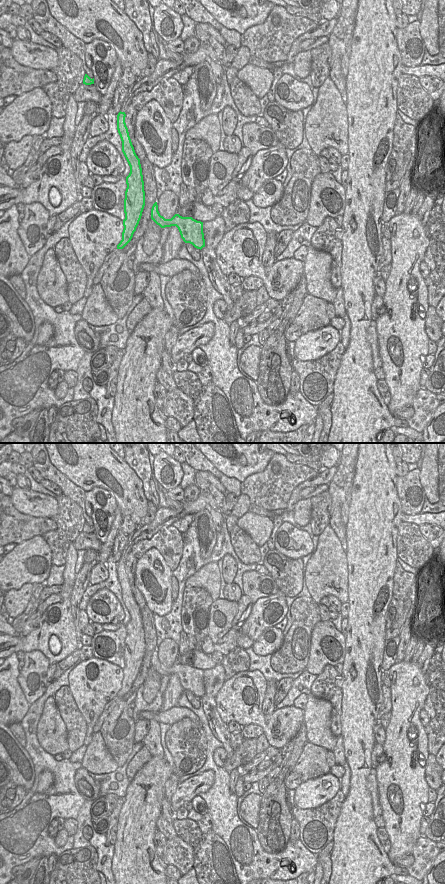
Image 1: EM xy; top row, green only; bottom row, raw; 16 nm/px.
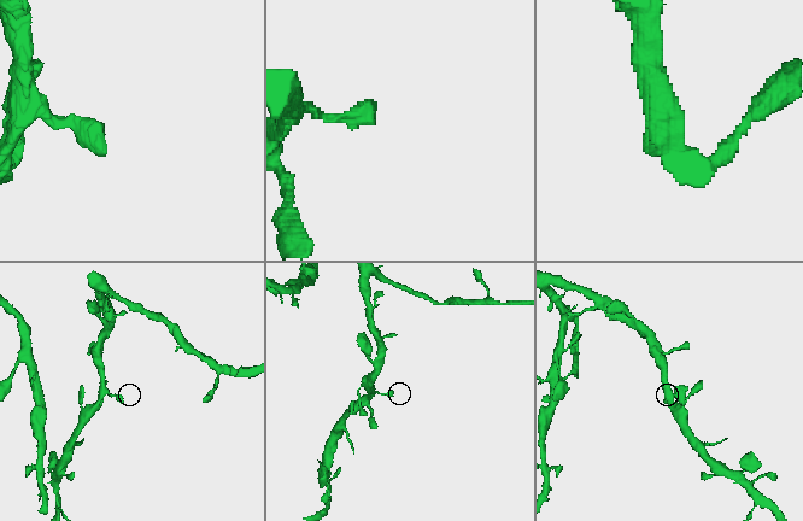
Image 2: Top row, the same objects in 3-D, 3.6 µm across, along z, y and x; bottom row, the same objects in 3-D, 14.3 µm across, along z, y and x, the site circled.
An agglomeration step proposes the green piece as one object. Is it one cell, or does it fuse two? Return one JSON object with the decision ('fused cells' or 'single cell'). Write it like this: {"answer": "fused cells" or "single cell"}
{"answer": "single cell"}

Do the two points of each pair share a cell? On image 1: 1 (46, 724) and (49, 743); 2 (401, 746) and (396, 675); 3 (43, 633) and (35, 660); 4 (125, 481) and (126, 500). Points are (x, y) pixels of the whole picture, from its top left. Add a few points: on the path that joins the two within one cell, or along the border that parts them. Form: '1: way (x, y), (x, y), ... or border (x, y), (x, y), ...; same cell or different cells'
1: way (49, 729), (49, 738); same cell
2: way (402, 728), (402, 693); same cell
3: border (25, 652), (39, 650), (47, 658), (50, 665); different cells
4: way (126, 486), (126, 495); same cell

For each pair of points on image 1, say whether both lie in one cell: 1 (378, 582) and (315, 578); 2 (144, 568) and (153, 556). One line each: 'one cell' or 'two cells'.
1: two cells
2: one cell

